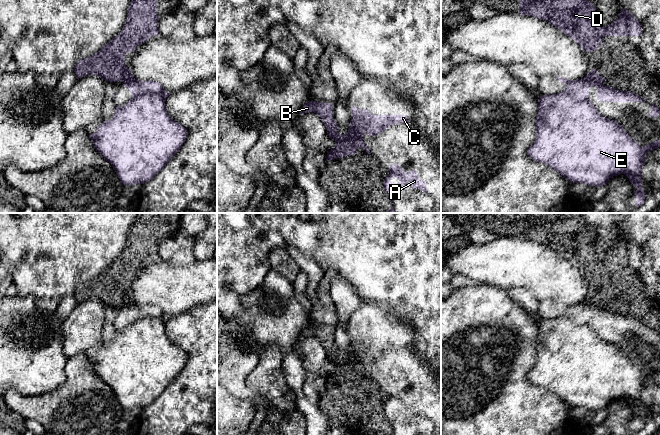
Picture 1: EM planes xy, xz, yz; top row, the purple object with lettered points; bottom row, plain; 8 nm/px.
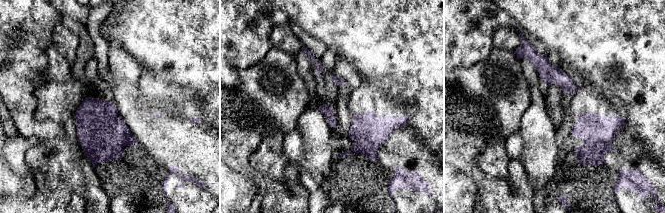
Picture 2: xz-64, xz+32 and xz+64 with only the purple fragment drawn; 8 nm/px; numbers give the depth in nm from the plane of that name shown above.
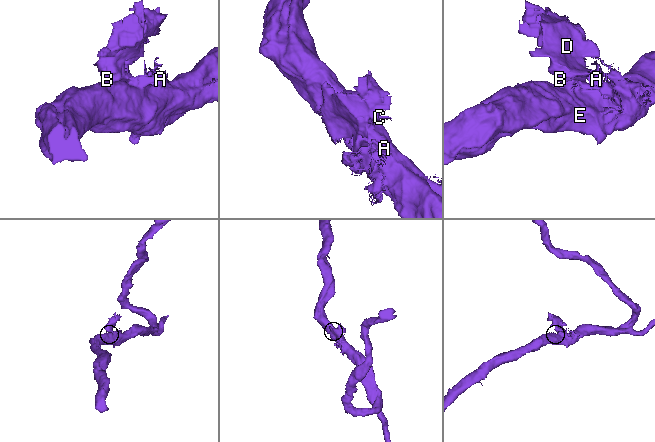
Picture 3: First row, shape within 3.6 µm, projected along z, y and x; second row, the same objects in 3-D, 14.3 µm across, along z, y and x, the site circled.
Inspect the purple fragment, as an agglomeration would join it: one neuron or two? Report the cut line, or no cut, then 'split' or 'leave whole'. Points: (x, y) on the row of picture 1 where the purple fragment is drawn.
cut xz (348, 129), (359, 141), (360, 146); split

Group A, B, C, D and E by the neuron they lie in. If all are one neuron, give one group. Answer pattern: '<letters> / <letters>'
A C E / B D

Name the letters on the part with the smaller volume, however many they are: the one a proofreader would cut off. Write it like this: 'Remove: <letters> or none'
Remove: B, D

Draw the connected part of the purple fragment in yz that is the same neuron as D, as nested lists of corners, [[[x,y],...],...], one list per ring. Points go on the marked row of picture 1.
[[[519,0],[519,14],[547,21],[578,43],[585,52],[596,51],[605,36],[640,36],[641,24],[627,9],[621,9],[617,19],[608,26],[595,21],[596,9],[588,0]]]

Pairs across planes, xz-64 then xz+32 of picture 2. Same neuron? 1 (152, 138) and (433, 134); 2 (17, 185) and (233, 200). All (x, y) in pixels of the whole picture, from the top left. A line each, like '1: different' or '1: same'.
1: different
2: same

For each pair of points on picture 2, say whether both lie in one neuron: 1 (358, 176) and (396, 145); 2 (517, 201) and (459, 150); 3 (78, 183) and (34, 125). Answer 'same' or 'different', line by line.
1: same
2: same
3: same

